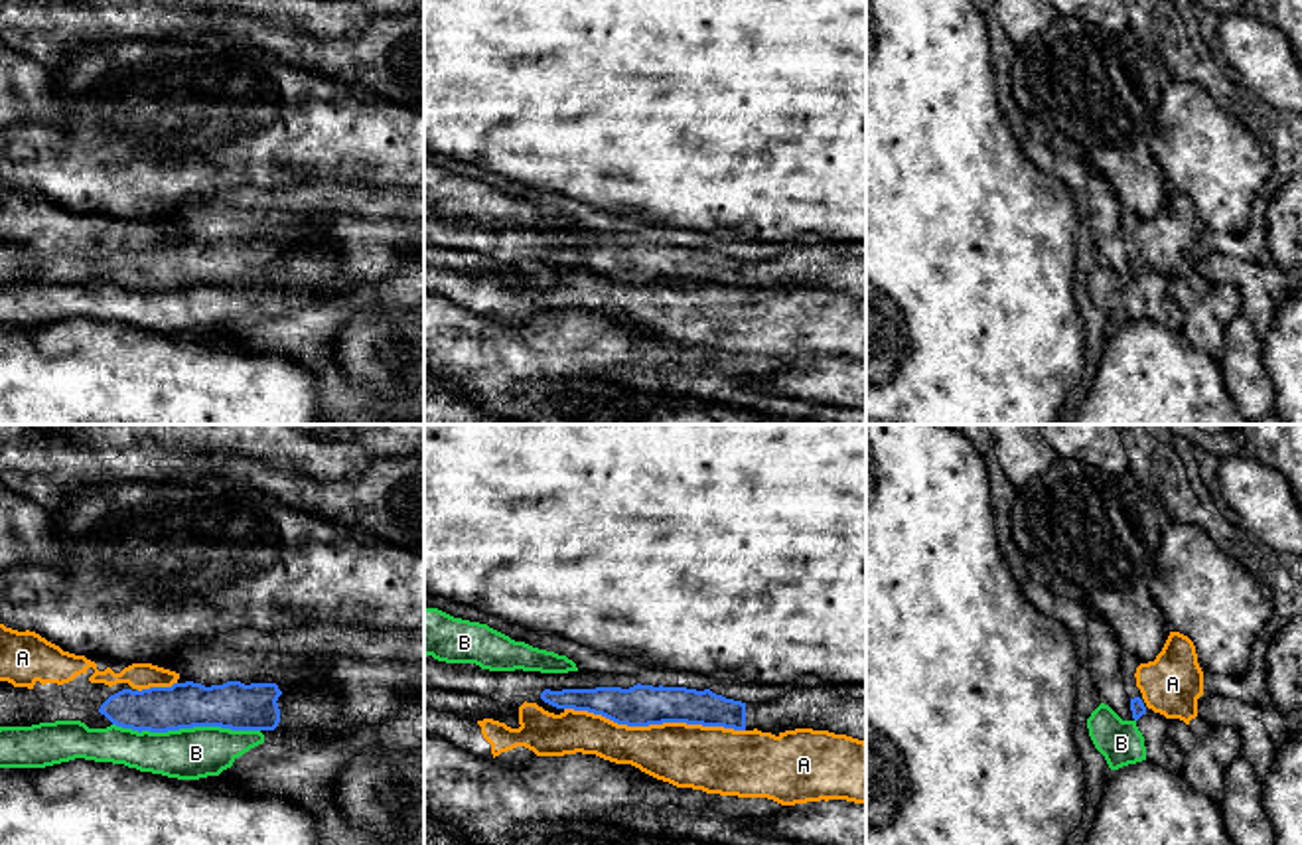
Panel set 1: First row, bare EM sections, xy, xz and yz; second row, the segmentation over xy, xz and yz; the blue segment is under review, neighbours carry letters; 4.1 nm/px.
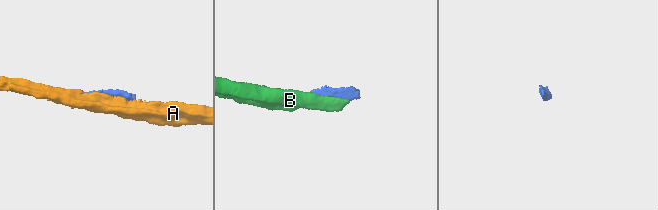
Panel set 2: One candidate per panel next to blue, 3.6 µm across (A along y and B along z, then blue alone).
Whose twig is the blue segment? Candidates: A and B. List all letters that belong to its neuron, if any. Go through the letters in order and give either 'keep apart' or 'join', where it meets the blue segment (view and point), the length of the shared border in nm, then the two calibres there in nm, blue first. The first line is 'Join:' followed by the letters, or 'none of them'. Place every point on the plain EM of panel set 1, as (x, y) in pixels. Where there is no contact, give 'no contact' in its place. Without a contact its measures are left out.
Join: none of them
A: keep apart; meets blue in xz at (655, 281); contact 750 nm long; 170 nm thick on the blue side, 260 nm on the other
B: keep apart; meets blue in xy at (186, 285); contact 600 nm long; 190 nm thick on the blue side, 220 nm on the other

